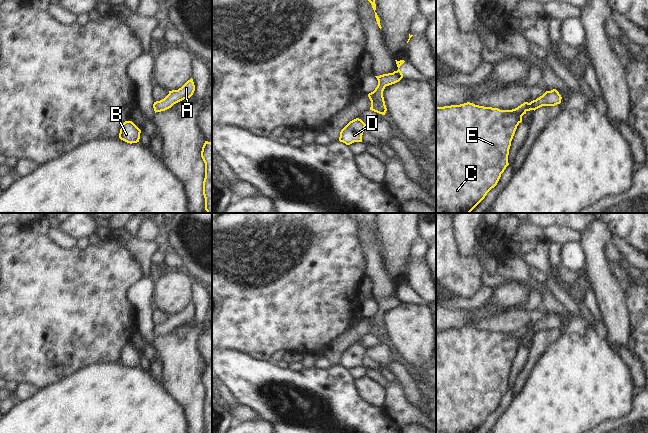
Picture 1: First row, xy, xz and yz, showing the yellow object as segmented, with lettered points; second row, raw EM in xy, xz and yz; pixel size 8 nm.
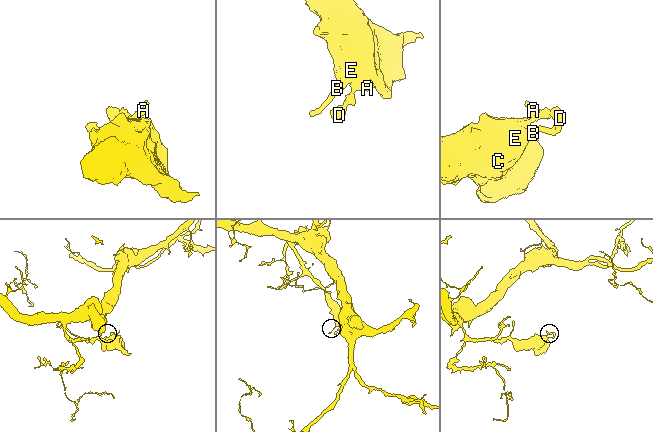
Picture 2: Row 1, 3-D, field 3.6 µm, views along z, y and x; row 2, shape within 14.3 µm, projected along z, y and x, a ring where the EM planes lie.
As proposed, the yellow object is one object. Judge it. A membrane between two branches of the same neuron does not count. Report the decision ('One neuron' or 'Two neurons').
One neuron

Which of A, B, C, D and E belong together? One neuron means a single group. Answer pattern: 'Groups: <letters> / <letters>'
Groups: A B C D E

